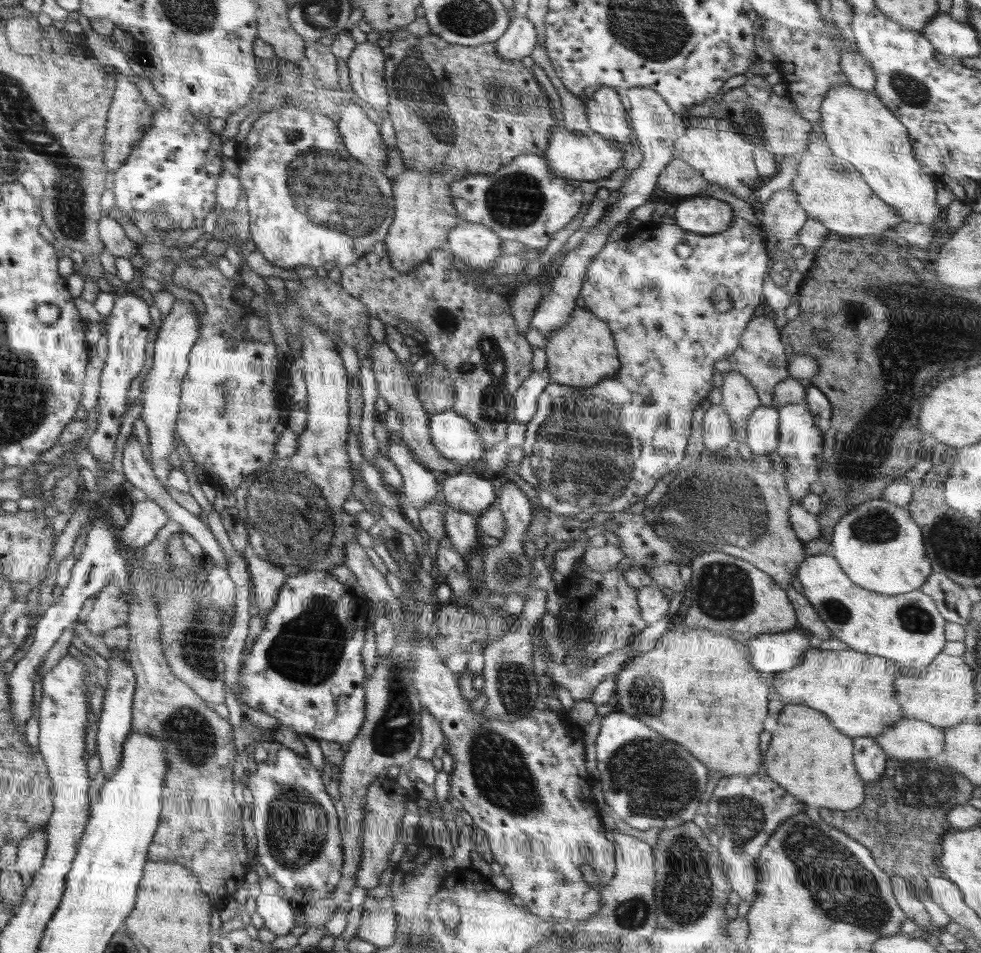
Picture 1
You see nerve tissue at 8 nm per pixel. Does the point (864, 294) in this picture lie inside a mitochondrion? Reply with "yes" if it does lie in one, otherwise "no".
yes

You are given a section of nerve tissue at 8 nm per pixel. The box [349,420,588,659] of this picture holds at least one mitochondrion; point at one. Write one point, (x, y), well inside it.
(507, 571)

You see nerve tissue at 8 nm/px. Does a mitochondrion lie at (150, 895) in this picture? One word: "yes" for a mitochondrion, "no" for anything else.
no

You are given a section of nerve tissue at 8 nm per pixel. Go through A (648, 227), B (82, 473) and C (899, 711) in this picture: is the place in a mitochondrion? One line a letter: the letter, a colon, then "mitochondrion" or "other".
A: other
B: other
C: other

